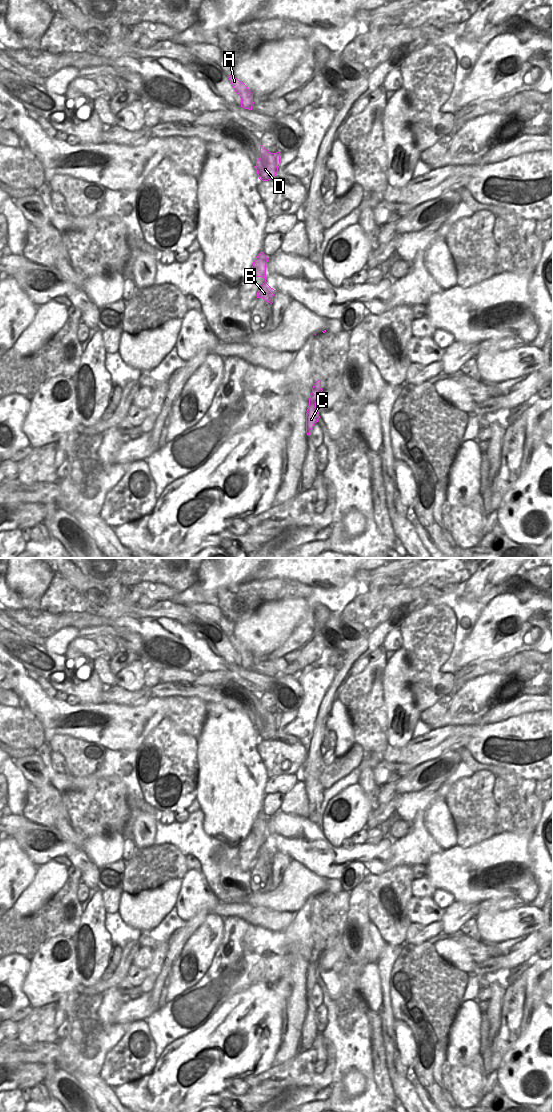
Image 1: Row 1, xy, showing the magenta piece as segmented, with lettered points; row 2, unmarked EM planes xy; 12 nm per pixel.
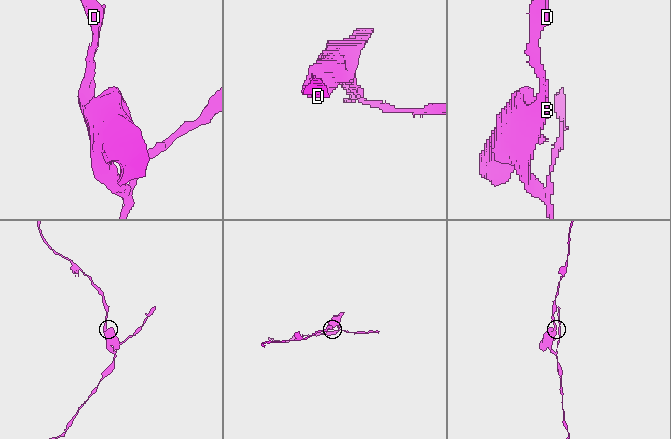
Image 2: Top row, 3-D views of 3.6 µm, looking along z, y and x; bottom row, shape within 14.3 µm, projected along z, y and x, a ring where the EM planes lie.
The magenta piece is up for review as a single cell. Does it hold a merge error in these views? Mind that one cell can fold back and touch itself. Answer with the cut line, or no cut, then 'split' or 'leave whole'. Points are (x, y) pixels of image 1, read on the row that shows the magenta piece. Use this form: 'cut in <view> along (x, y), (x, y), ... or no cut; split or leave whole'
cut in xy along (309, 401), (311, 406), (307, 413); split

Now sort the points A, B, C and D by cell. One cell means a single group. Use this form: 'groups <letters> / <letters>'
groups A B D / C

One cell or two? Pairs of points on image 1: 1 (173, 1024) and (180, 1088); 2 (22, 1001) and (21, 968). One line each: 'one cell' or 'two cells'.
1: two cells
2: one cell

